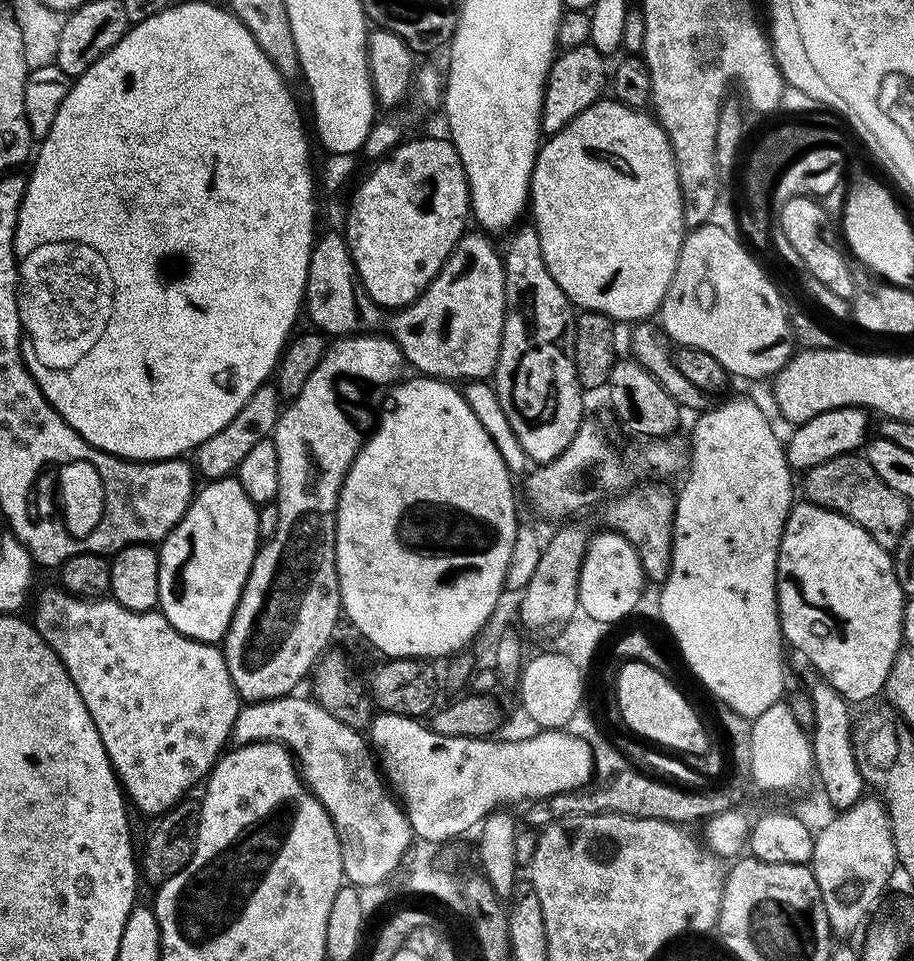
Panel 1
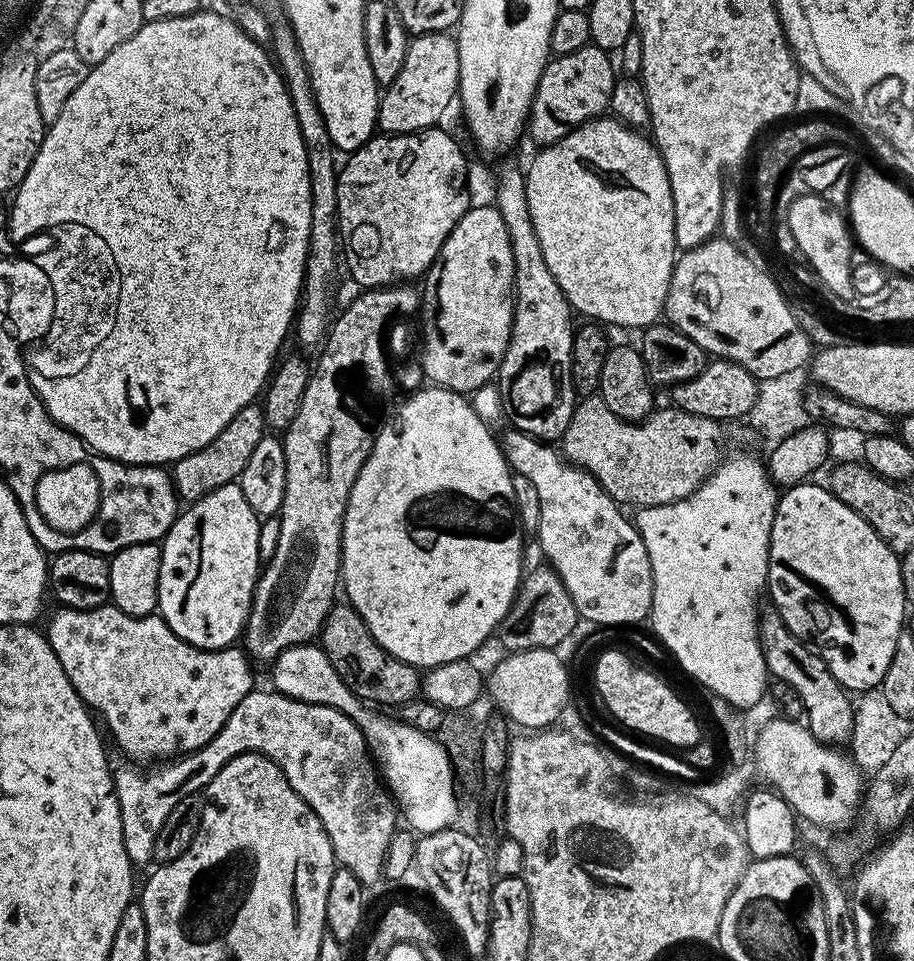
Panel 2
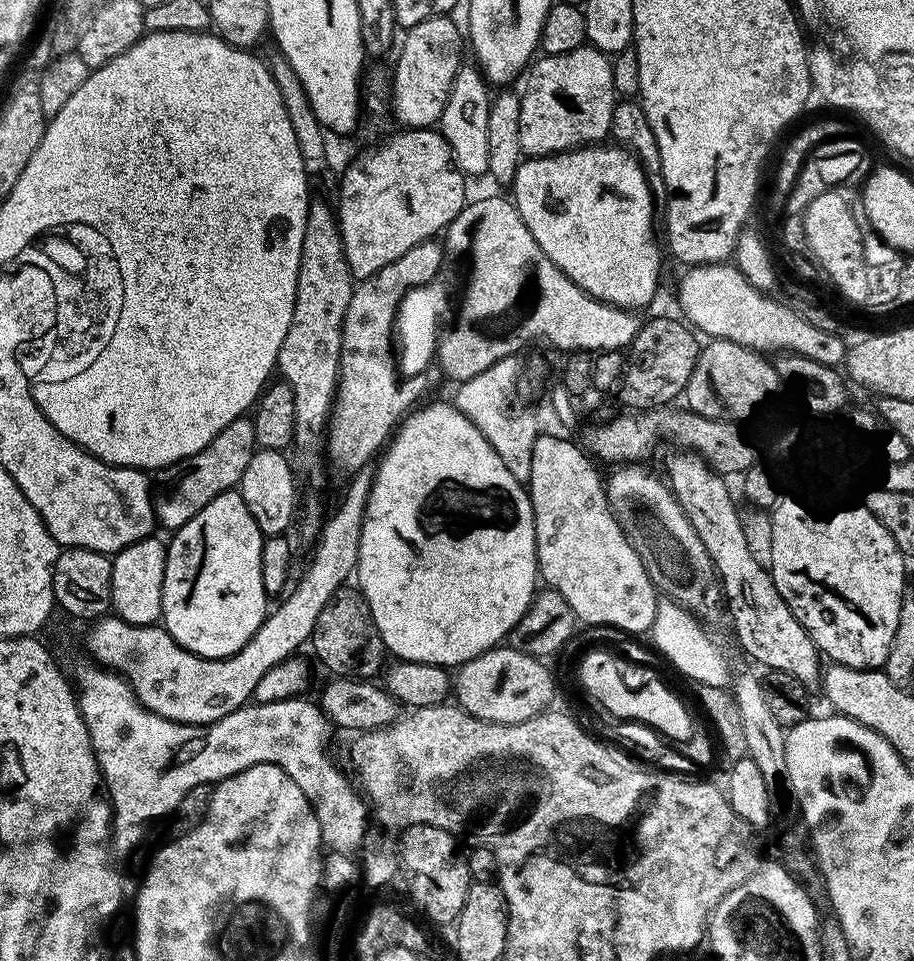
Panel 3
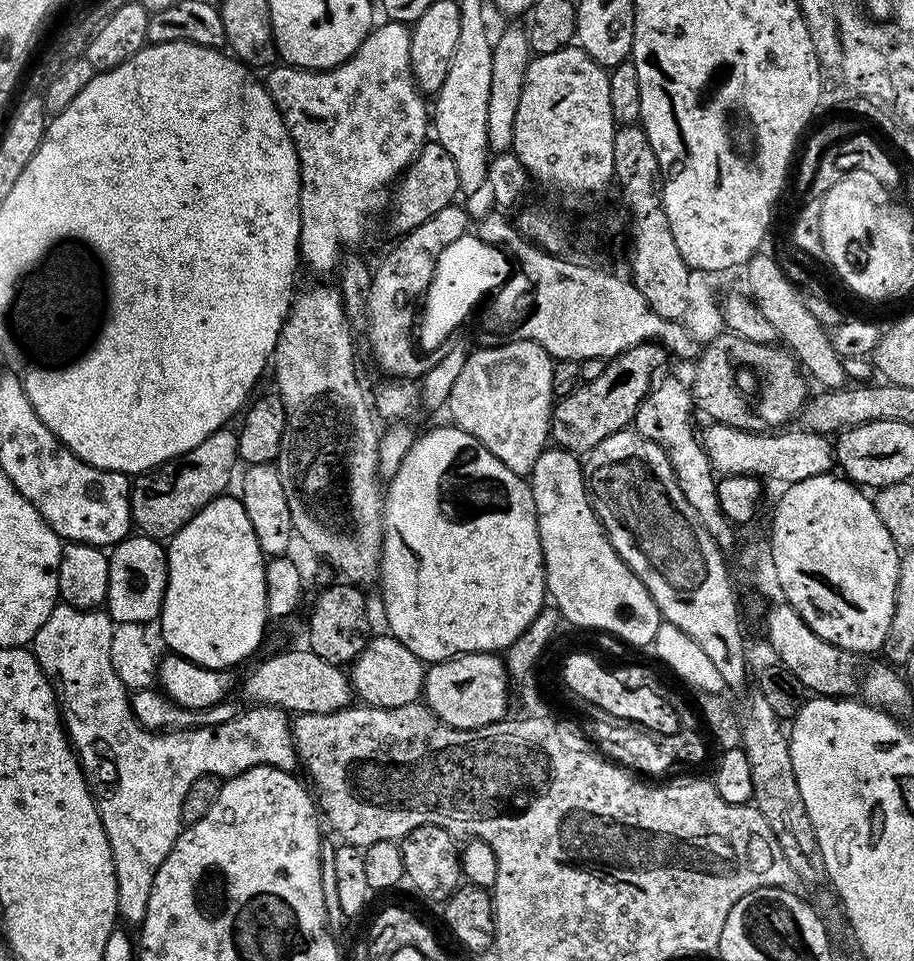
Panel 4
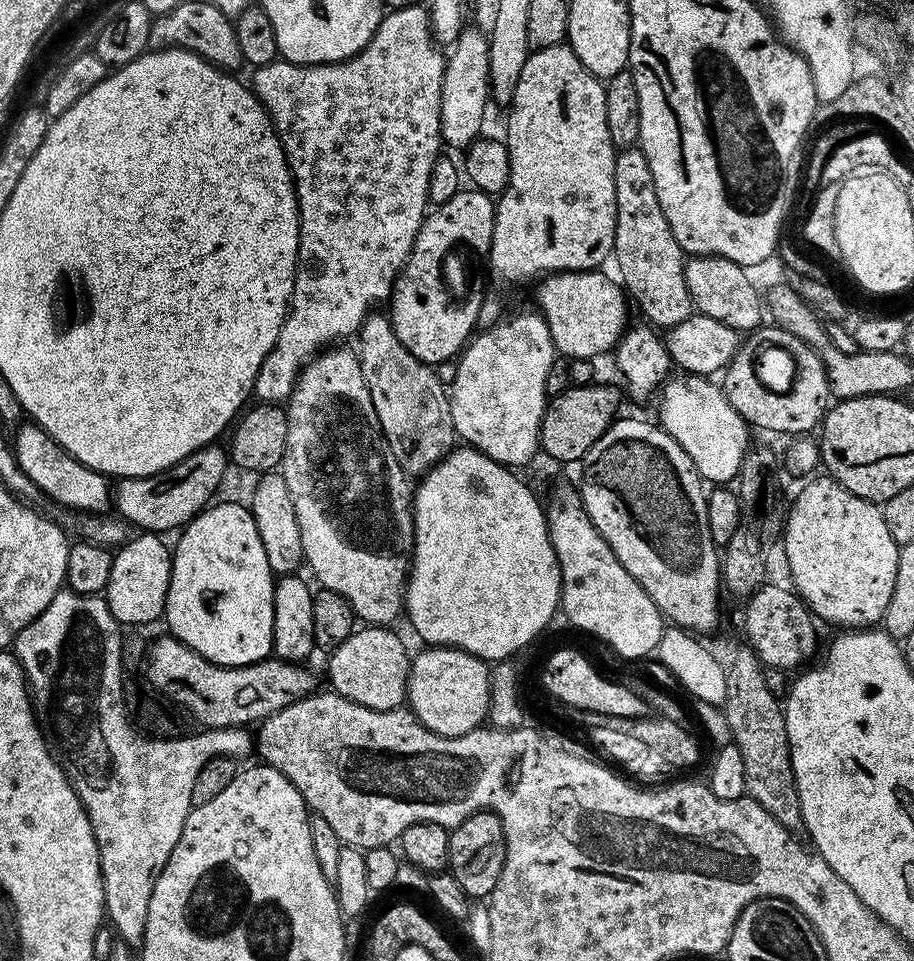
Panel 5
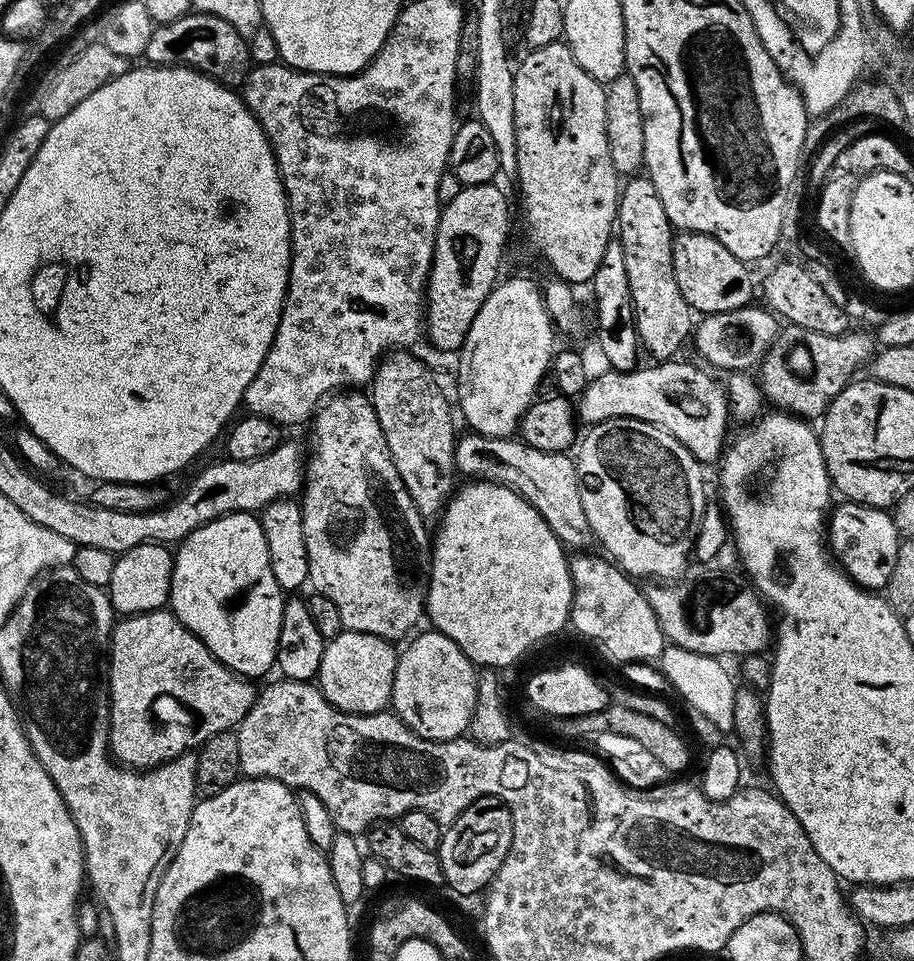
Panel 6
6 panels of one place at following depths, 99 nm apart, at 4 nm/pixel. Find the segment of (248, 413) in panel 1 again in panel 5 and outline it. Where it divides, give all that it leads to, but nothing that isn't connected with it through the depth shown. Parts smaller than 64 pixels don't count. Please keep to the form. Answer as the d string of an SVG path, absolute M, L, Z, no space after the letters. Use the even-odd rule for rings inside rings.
M215 443L194 450L174 466L153 476L126 476L114 484L114 508L133 529L144 534L175 533L213 503L216 491L230 469L230 457Z

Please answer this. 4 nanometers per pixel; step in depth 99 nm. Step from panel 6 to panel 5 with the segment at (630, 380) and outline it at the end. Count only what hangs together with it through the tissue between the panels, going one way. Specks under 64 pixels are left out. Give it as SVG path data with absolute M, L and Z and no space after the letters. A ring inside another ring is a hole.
M676 374L665 380L658 392L659 400L661 399L658 423L665 432L671 434L674 442L678 442L678 446L682 446L682 450L686 450L686 454L690 454L690 462L694 462L701 481L712 486L724 486L737 479L743 456L747 454L750 445L750 428L744 423L738 410L730 406L723 387L719 383L712 383L716 382L709 377L691 374Z

